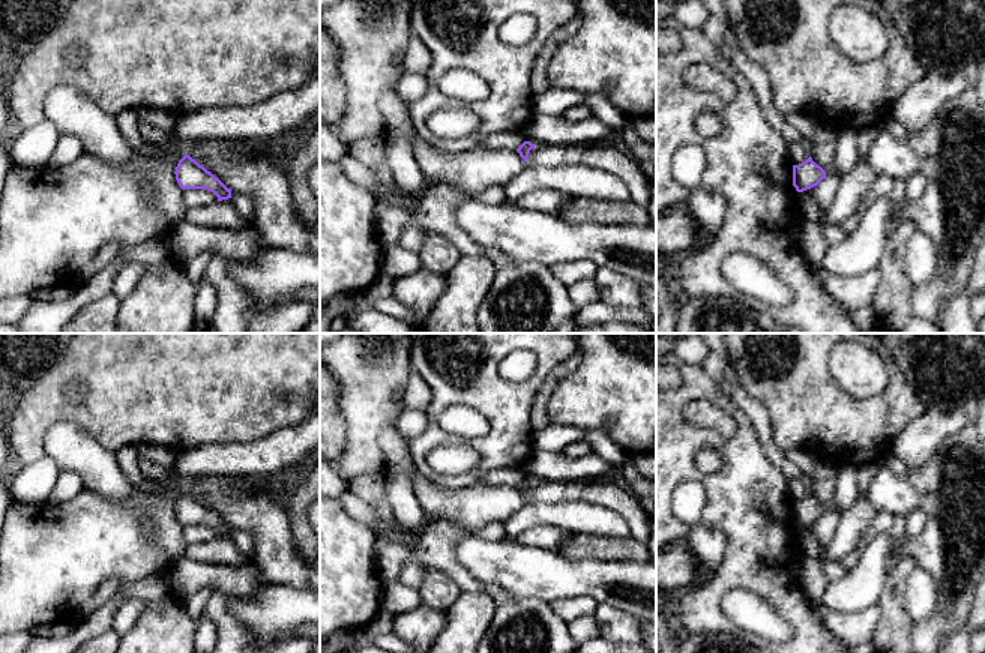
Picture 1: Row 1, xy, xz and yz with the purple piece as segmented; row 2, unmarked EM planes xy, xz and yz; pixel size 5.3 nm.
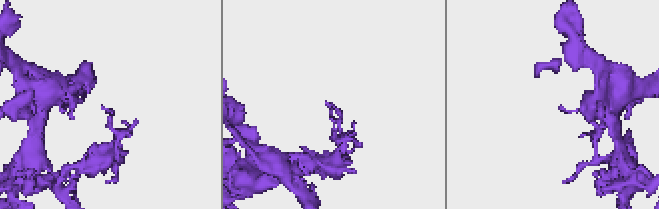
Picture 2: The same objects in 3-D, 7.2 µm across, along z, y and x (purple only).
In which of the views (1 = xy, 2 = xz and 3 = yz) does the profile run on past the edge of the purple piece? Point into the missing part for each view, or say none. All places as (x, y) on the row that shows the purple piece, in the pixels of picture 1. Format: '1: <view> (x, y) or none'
1: none
2: none
3: none

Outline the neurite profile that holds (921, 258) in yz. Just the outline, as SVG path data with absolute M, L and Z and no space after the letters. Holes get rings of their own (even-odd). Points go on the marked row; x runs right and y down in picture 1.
M916 230L905 252L905 273L913 287L929 282L938 273L938 257L932 240Z

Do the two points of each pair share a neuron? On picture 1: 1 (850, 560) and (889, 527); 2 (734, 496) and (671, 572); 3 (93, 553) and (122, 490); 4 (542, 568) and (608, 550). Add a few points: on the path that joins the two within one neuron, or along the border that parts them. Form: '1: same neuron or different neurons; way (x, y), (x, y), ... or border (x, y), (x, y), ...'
1: same neuron; way (858, 550), (879, 527)
2: different neurons; border (683, 539), (671, 544)
3: different neurons; border (84, 488), (113, 500), (131, 500), (135, 496)
4: different neurons; border (556, 553), (572, 560), (608, 560)

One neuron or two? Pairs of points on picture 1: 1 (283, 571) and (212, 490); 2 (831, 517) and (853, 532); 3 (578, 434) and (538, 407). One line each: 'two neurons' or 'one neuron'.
1: one neuron
2: two neurons
3: two neurons

